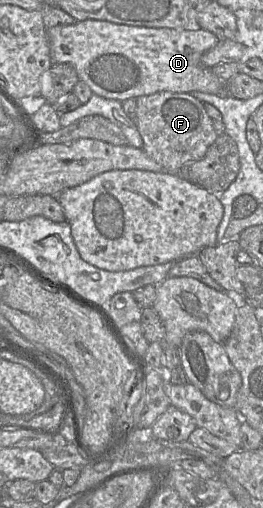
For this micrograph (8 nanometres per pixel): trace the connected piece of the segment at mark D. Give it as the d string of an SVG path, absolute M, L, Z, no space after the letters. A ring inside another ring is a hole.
M87 19L70 25L58 25L47 29L52 63L71 64L80 80L84 81L98 96L123 102L130 98L152 95L157 92L176 93L205 92L219 95L225 83L205 67L201 58L205 52L219 43L215 34L191 23L183 29L150 28L116 24L104 20Z

